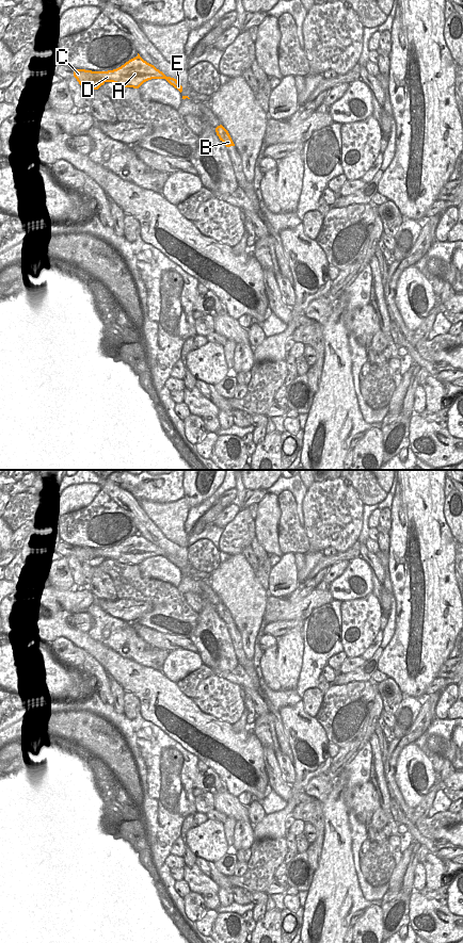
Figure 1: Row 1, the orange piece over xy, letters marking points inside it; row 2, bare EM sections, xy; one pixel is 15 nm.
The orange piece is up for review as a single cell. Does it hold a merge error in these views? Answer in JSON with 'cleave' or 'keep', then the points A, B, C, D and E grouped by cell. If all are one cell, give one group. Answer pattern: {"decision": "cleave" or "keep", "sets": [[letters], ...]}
{"decision": "keep", "sets": [["A", "B", "C", "D", "E"]]}

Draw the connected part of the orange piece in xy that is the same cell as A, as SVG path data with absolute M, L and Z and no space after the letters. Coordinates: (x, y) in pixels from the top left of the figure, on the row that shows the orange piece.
M140 54L121 67L108 71L92 71L85 69L75 69L74 77L80 85L85 85L89 90L98 90L106 82L113 82L121 86L139 88L144 82L151 79L165 79L180 93L182 86L176 79L166 77L154 65L144 61Z

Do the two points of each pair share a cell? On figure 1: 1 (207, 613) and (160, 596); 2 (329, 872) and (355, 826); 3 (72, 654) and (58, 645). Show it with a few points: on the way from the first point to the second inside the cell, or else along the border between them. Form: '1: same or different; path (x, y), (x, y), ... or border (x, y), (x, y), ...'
1: different; border (198, 614), (196, 628), (189, 637)
2: different; border (347, 809), (353, 858)
3: same; path (68, 653), (61, 648)

